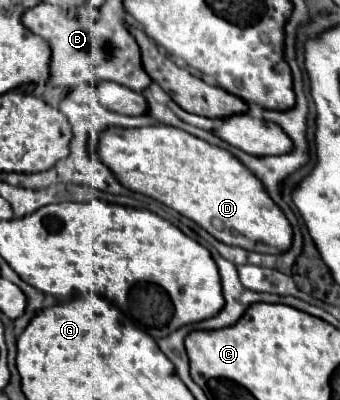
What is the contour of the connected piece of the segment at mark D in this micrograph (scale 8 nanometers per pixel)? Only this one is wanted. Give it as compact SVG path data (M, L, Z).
M167 124L145 128L109 126L103 132L99 132L99 140L95 146L91 146L91 152L113 172L119 184L177 210L179 214L191 218L211 236L215 236L221 242L227 242L229 246L241 246L263 254L279 254L285 252L291 244L291 224L281 212L281 208L269 198L259 180L231 152L219 146L211 146L209 142L181 128Z

